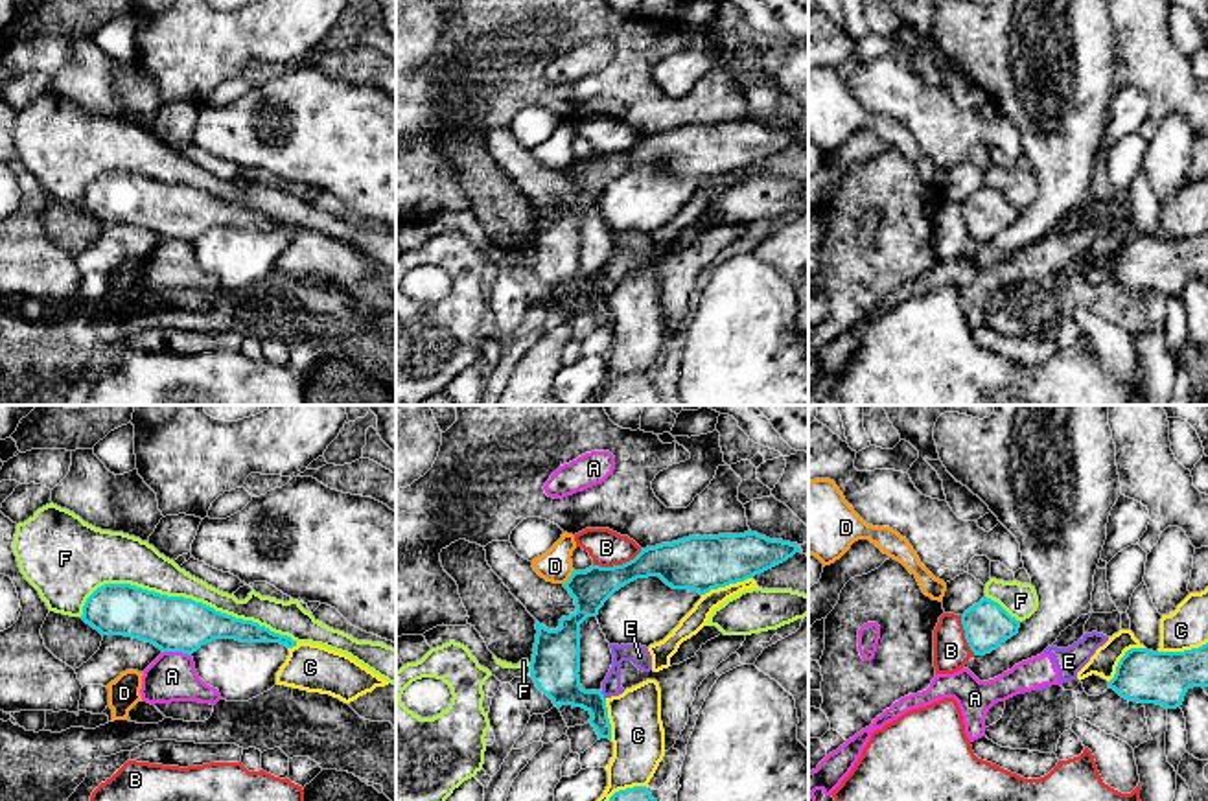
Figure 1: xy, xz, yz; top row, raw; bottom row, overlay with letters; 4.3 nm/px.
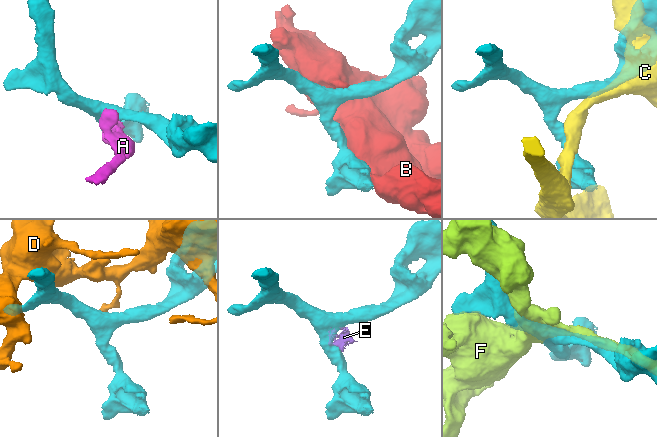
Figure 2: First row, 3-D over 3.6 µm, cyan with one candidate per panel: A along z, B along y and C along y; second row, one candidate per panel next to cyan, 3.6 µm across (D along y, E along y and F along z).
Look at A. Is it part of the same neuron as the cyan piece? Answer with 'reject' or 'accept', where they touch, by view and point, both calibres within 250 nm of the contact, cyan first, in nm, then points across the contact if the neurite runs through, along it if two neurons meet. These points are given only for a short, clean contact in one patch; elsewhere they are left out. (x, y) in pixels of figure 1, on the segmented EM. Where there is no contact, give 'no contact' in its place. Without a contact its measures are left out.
reject; meets cyan in xy at (177, 650); 240 nm thick on the cyan side, 220 nm on the other; border along xy (162, 650), (181, 650), (190, 656)

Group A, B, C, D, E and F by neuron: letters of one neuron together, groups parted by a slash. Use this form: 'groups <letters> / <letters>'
groups A E / B / C / D / F

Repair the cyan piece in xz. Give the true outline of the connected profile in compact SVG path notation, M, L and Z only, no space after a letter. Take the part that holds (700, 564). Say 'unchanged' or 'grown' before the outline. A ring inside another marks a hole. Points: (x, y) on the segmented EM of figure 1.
unchanged; M757 532L689 536L672 543L641 549L641 552L613 567L591 565L573 571L563 587L575 598L576 611L560 619L556 630L536 621L536 643L530 678L556 707L586 709L598 740L611 740L606 698L602 691L580 685L580 624L597 617L604 602L637 578L659 576L672 589L700 595L761 575L799 552L797 543L770 540Z

